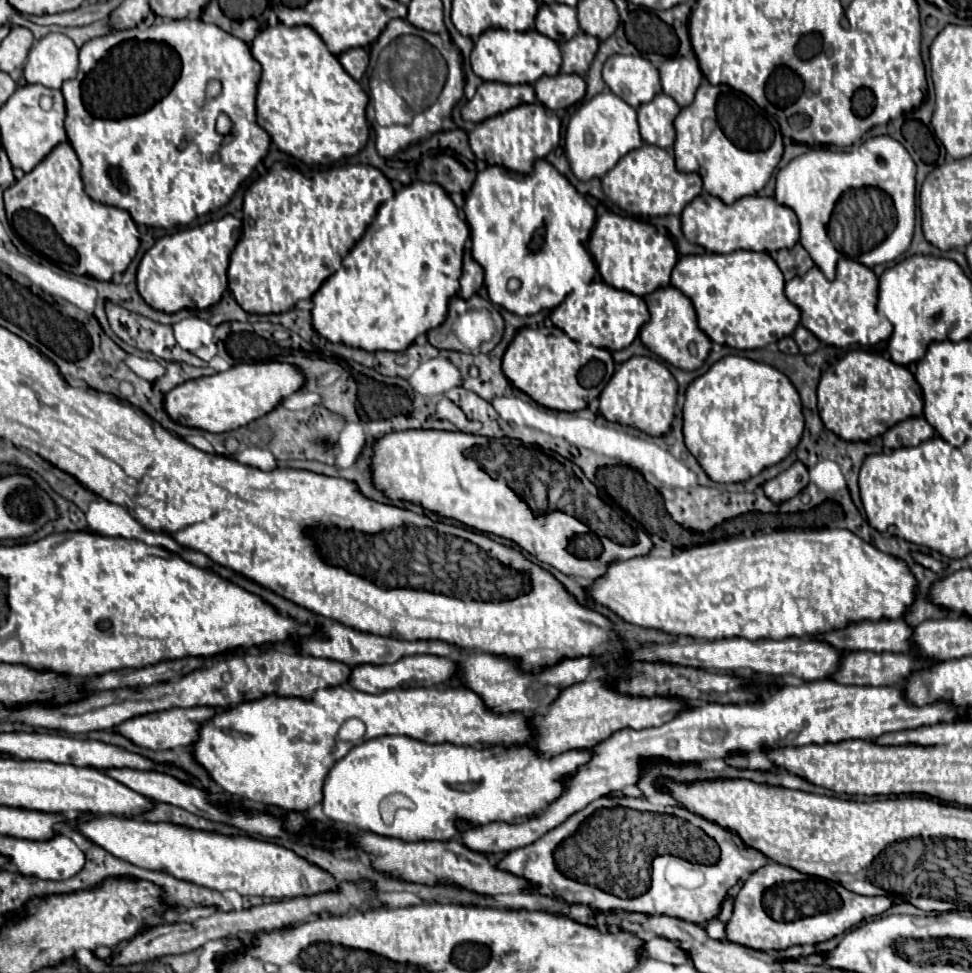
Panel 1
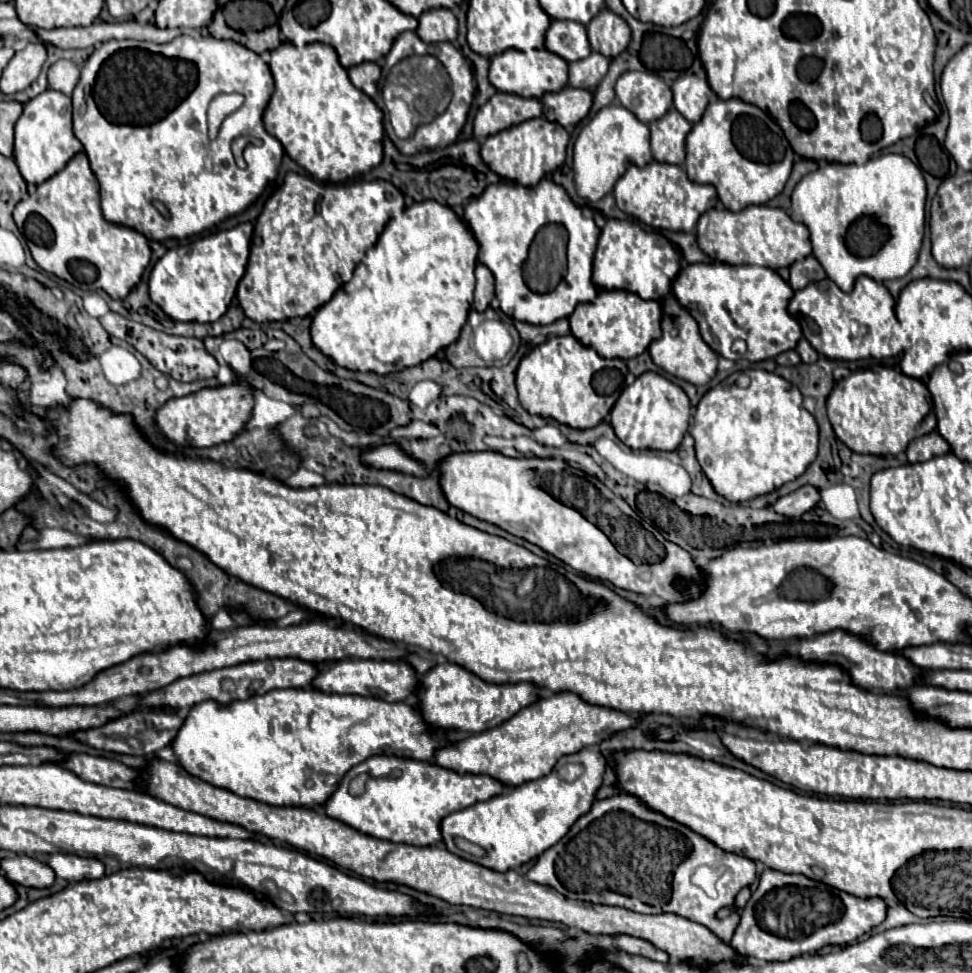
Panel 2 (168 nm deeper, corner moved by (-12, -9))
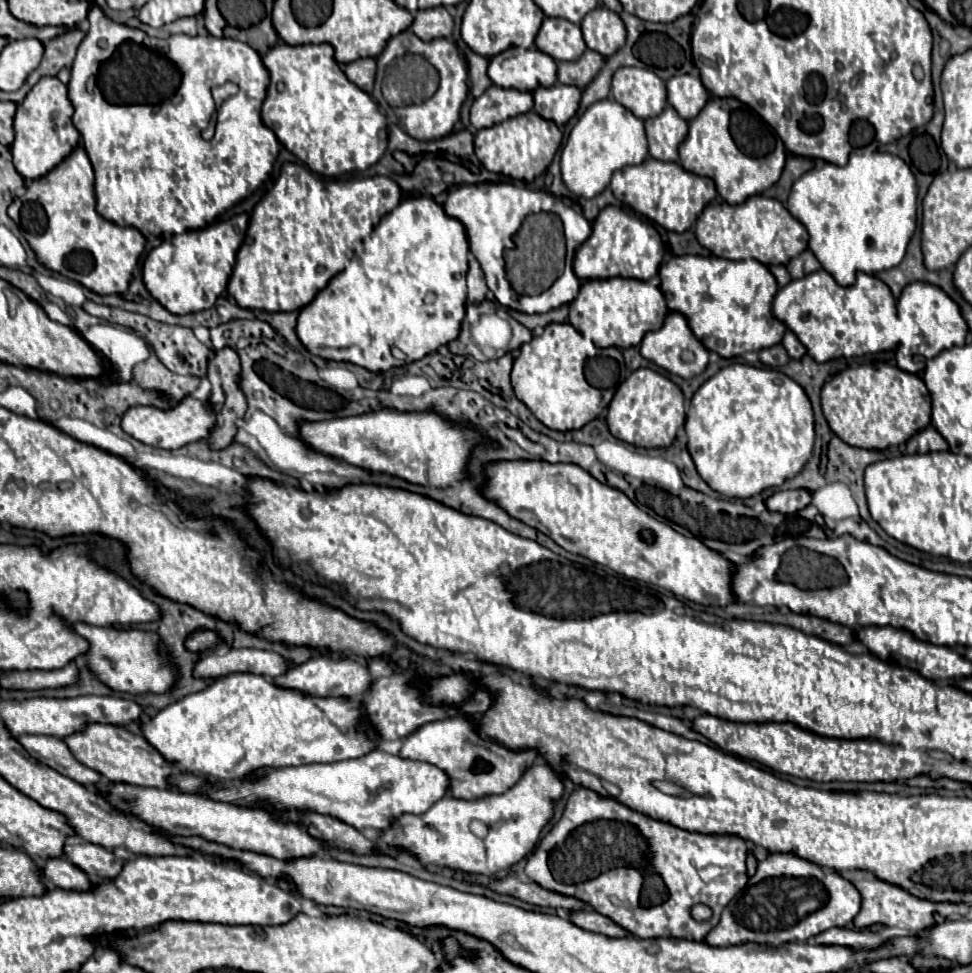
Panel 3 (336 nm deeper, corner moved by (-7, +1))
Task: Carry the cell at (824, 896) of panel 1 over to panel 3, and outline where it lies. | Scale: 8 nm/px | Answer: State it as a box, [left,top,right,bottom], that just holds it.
[707,854,861,946]

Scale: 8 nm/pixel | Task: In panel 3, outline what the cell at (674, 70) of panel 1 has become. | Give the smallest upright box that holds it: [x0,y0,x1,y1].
[667,74,709,120]

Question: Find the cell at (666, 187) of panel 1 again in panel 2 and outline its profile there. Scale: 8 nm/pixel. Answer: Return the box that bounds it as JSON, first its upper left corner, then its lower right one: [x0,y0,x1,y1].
[614,162,718,232]

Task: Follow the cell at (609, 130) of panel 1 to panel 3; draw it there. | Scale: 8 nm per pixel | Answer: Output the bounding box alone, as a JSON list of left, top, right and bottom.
[561,100,647,198]

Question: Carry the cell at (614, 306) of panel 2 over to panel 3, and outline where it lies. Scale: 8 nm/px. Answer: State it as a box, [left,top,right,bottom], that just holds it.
[569,278,667,348]

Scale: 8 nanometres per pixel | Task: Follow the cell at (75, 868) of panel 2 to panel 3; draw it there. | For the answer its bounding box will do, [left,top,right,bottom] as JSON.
[65,842,121,880]

